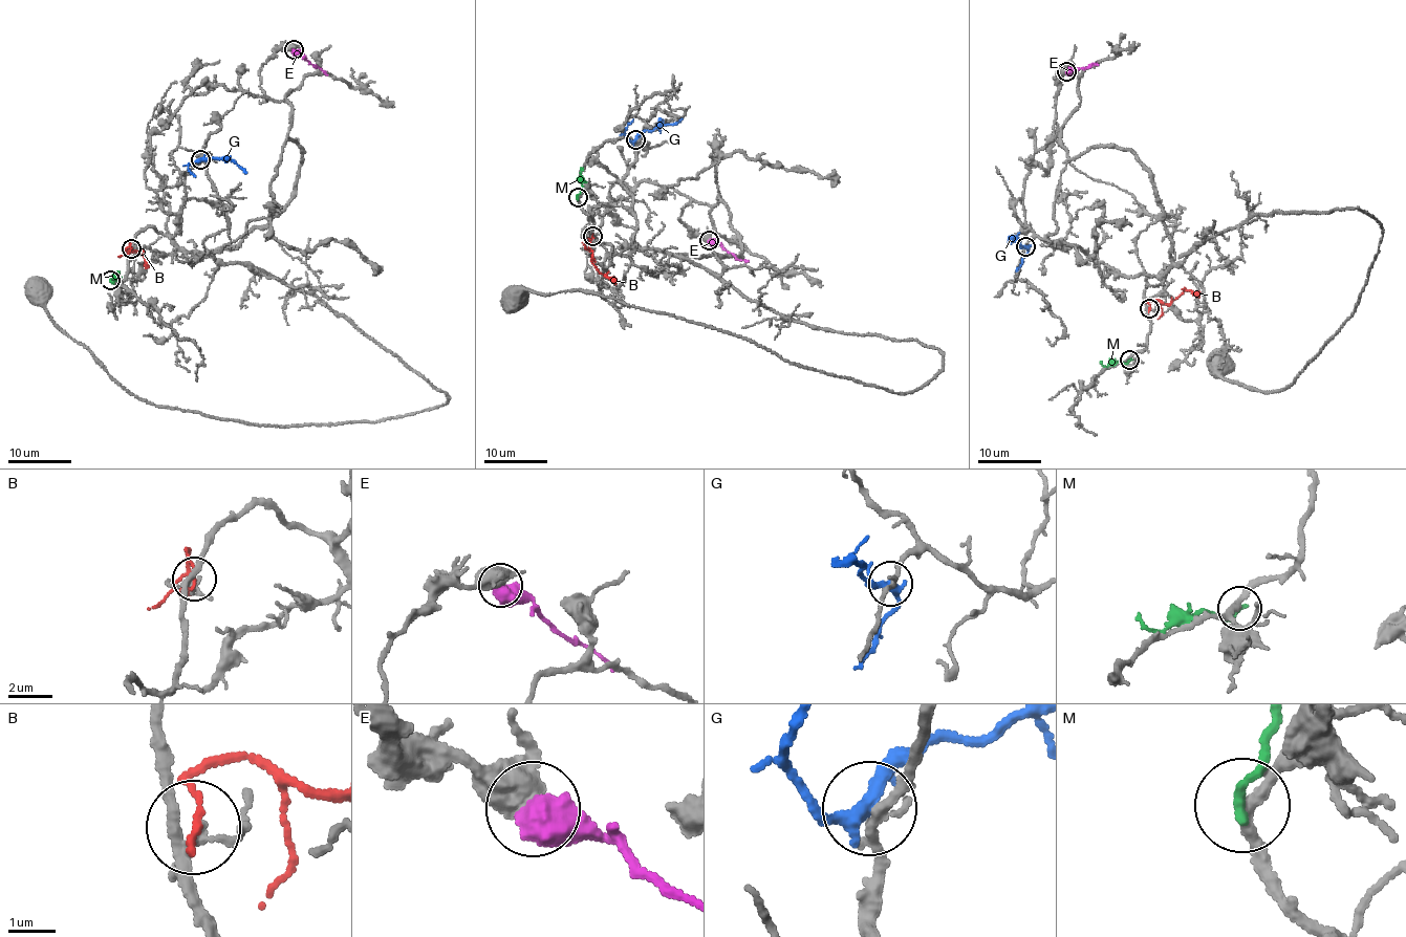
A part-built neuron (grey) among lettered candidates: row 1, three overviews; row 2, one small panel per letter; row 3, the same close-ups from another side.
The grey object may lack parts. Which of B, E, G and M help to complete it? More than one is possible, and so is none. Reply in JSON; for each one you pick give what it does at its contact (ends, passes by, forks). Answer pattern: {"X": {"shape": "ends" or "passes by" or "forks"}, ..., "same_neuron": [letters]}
{"same_neuron": []}

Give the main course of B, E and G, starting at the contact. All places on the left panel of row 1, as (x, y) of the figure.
B: (130, 247), (130, 240), (129, 252), (141, 253), (147, 268)
E: (294, 49), (300, 50), (327, 74)
G: (200, 160), (210, 157), (233, 160), (246, 173)

